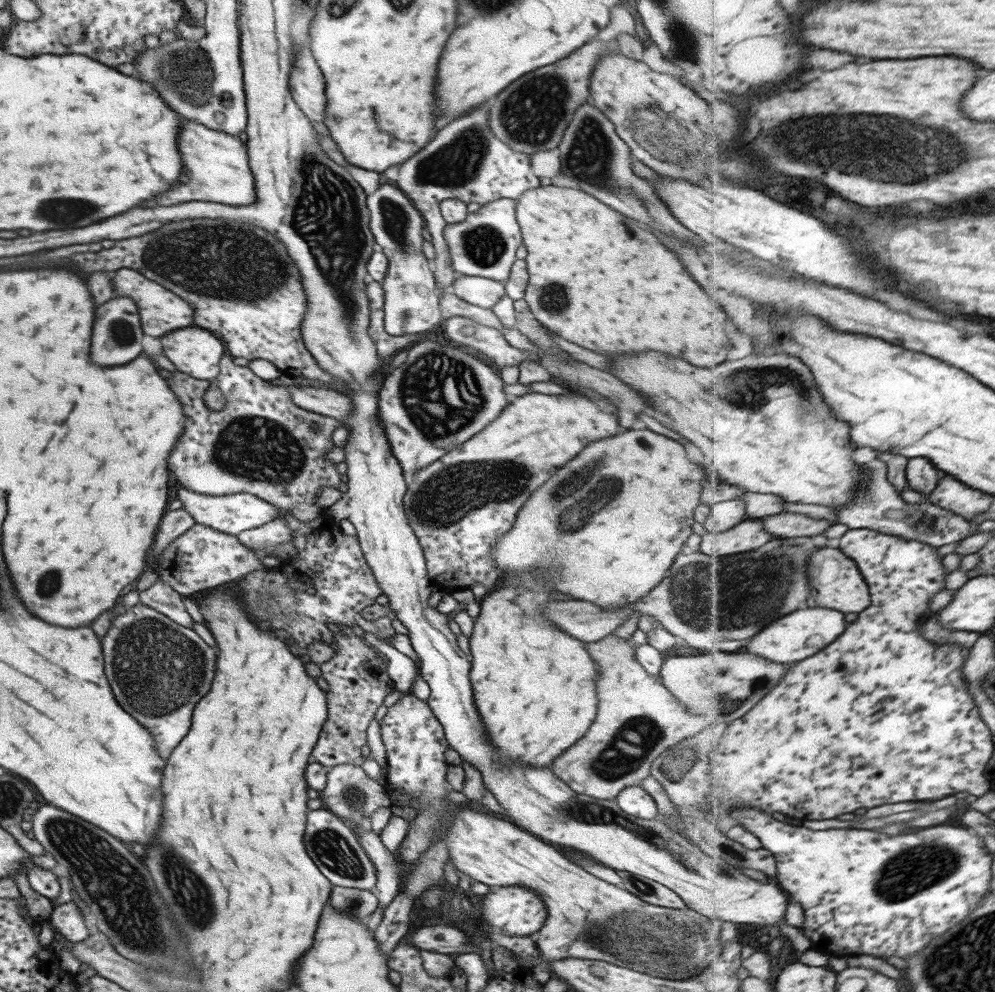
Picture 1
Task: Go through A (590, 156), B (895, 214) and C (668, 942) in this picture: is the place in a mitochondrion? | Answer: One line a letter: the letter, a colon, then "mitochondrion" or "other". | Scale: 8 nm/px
A: mitochondrion
B: other
C: mitochondrion

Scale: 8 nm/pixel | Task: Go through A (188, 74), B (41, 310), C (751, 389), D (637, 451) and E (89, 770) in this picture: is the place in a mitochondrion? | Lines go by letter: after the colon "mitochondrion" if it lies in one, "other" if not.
A: mitochondrion
B: other
C: mitochondrion
D: other
E: other

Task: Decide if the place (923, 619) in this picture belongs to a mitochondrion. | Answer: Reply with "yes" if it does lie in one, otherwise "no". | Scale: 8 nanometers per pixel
no

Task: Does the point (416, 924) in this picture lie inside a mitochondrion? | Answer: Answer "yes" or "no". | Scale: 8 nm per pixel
no

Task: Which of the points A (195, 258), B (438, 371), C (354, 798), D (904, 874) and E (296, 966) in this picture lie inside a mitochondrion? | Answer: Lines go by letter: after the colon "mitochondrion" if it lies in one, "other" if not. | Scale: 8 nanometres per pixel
A: mitochondrion
B: mitochondrion
C: mitochondrion
D: mitochondrion
E: other

